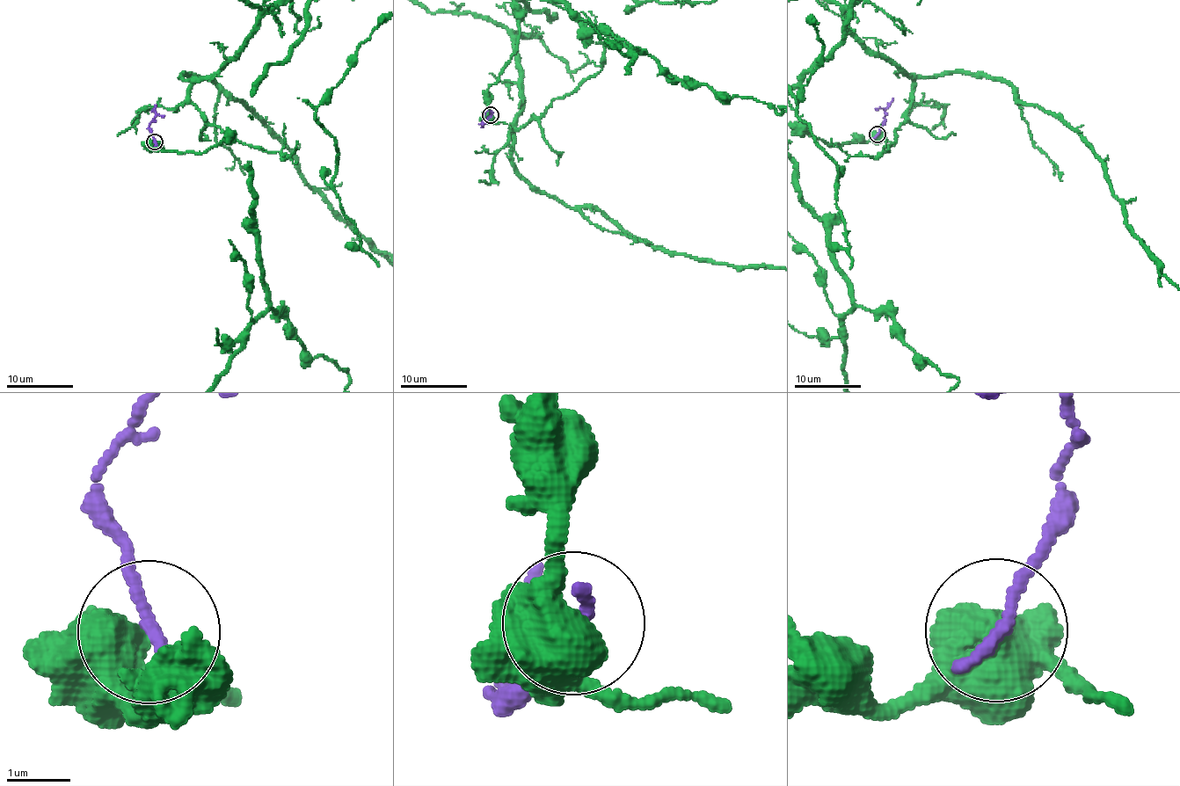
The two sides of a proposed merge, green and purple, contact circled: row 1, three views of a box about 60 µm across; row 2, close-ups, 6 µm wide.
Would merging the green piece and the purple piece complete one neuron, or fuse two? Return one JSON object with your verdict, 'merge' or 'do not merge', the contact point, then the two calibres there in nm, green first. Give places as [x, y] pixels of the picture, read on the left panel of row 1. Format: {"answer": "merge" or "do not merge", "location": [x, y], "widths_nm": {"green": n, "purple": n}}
{"answer": "do not merge", "location": [155, 141], "widths_nm": {"green": 550, "purple": 240}}

